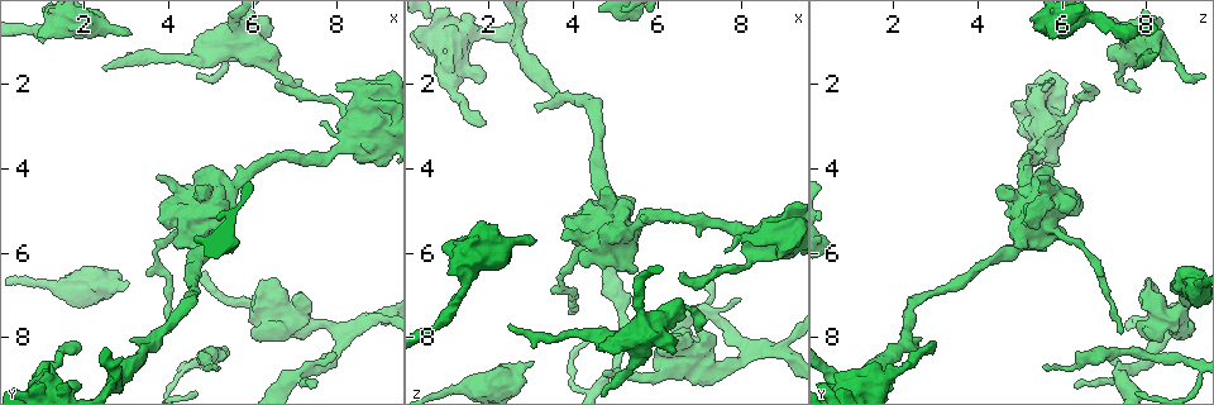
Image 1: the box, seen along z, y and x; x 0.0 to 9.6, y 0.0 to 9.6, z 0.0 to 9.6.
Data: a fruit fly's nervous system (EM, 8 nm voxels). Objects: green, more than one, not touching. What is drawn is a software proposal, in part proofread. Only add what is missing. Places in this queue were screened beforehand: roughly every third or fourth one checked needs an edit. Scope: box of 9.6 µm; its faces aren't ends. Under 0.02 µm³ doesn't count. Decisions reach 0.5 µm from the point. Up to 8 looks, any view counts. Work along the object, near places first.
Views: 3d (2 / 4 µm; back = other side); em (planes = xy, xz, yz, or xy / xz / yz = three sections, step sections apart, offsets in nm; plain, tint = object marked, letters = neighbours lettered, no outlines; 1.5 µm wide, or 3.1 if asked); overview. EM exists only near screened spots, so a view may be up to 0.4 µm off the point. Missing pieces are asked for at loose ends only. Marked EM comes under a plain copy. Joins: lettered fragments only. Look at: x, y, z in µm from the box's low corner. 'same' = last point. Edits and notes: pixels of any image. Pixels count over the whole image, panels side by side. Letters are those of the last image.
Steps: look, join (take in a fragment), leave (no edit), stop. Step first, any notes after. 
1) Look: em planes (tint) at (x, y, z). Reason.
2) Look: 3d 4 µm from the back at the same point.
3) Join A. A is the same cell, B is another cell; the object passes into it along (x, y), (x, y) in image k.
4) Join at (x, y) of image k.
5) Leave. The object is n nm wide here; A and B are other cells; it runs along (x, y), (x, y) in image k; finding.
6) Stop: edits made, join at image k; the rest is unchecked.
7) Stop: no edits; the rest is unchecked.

Look: em xy step 4 (letters) at (3.10, 0.75, 5.85). Free end.

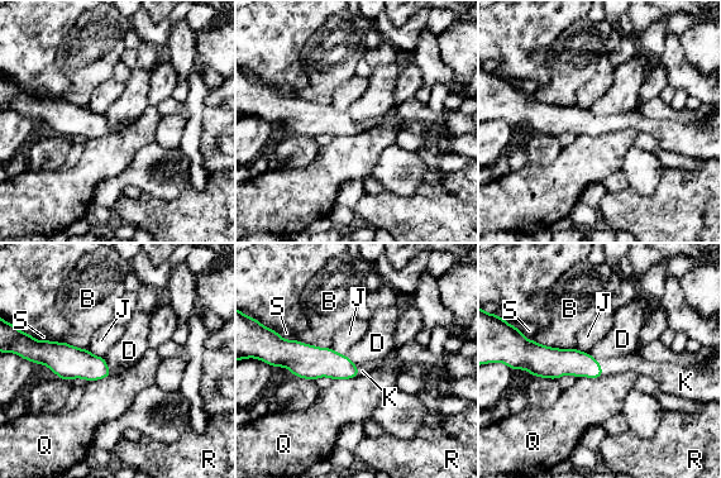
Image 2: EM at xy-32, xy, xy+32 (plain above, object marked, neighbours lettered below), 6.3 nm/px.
Look: em planes (letters) at the same point. Another direction.

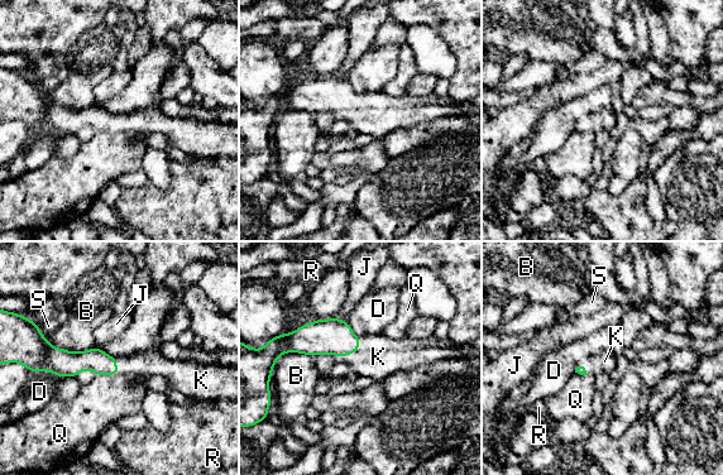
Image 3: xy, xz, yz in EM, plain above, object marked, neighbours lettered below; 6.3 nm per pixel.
Join K. The longest contact is with B, 320 nm; K is the same cell, B, D, J, Q, R and S are other cells; the object passes into it along (333, 336), (357, 350), (378, 356) in image 3; it goes on there.

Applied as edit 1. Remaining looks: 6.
Look: overview. See it whole again.

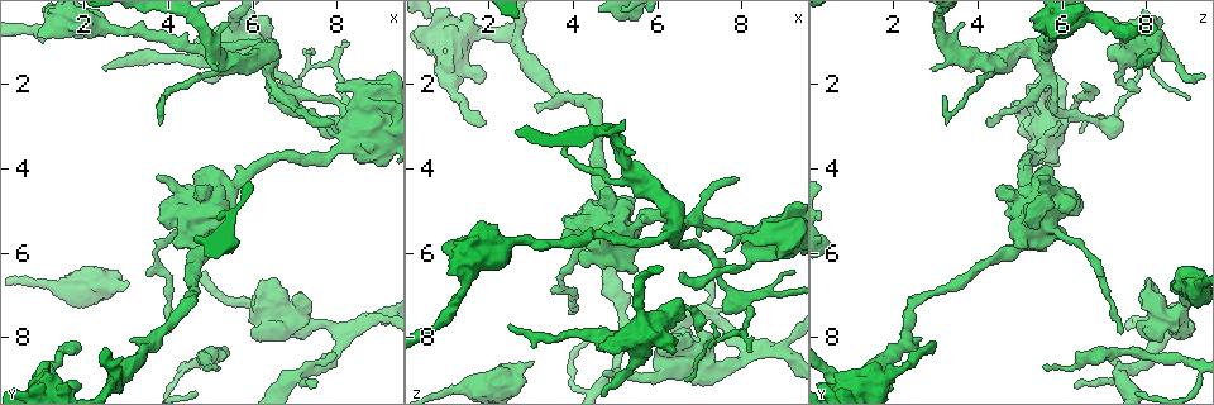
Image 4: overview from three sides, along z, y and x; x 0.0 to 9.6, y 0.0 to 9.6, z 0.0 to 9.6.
Look: em planes (letters) at (3.95, 7.90, 7.40). Free end.

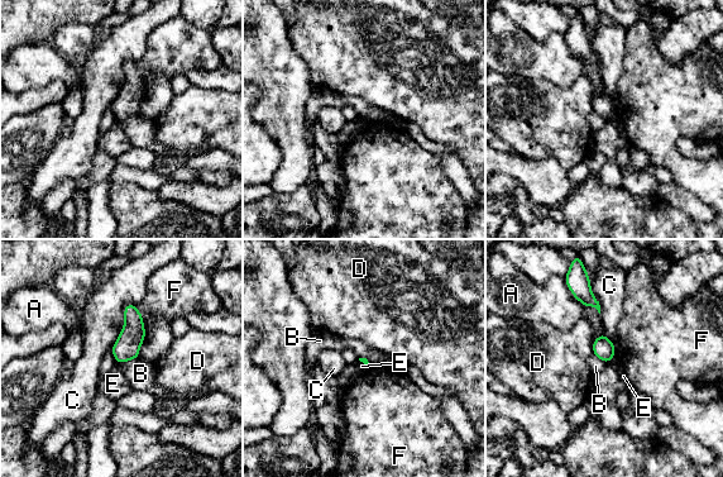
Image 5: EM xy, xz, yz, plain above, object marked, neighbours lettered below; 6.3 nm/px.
Leave. The longest contact is with C, 340 nm; A, B, C, D, E and F are other cells; a border runs along (139, 357), (116, 363) in image 5; no lettered fragment goes on from it.

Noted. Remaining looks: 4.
Look: em planes (letters) at (3.10, 6.70, 8.55). Branch stops here.

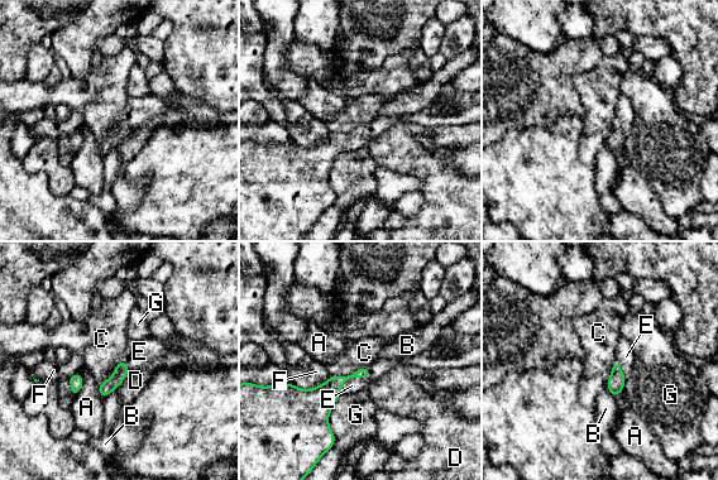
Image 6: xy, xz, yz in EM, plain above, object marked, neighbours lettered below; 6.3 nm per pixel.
Join E. E is the same cell, A, B, C, D, F and G are other cells; it goes on there.

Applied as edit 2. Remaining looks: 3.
Look: 3d 4 µm at (4.95, 8.65, 5.55). Thin end.

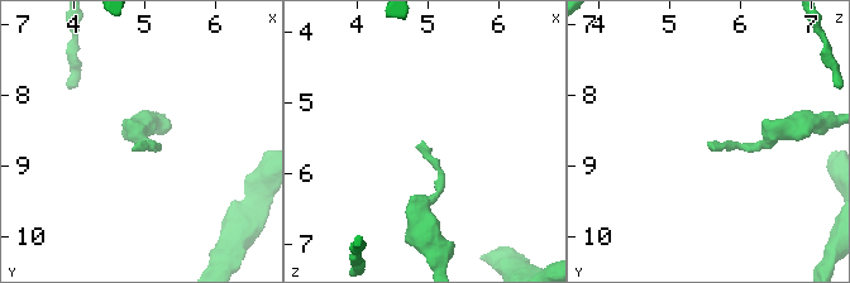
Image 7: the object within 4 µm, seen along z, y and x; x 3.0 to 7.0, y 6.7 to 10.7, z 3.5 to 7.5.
Look: em xz step 8 (letters) at (4.95, 8.65, 5.50). Shape alone is not enough.

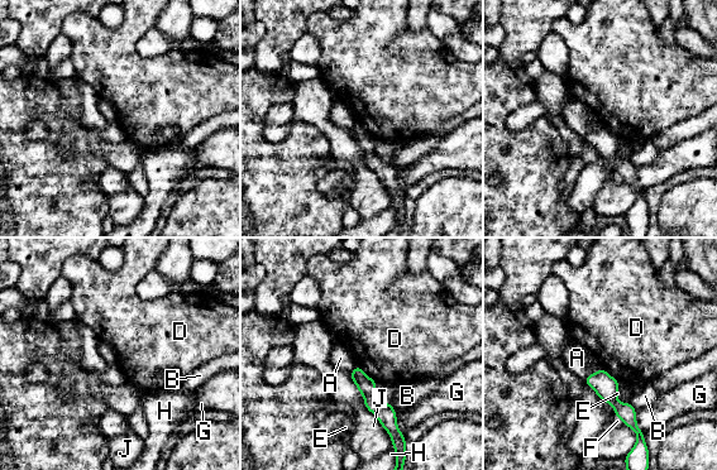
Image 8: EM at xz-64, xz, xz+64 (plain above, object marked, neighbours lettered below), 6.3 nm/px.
Look: em planes (letters) at the same point.

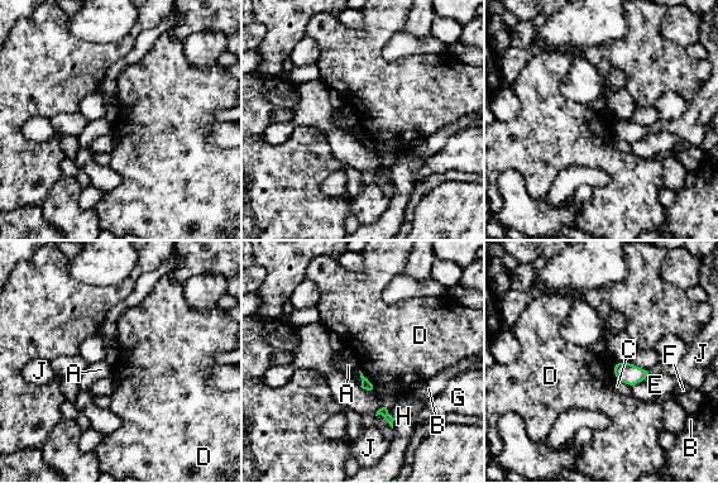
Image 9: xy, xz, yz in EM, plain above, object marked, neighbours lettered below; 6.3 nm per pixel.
Leave. The longest contact is with E, 160 nm; A, B, C, D, E, F, G, H and J are other cells; none of them fits.

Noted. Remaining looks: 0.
Stop: edits made, join at image 3, join at image 6; the rest is unchecked.

